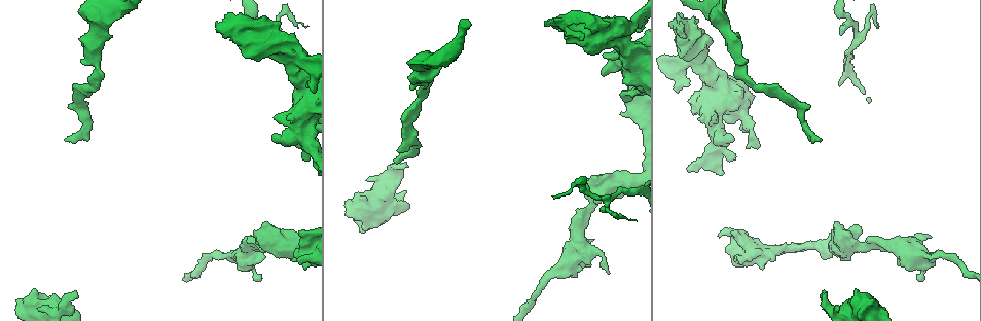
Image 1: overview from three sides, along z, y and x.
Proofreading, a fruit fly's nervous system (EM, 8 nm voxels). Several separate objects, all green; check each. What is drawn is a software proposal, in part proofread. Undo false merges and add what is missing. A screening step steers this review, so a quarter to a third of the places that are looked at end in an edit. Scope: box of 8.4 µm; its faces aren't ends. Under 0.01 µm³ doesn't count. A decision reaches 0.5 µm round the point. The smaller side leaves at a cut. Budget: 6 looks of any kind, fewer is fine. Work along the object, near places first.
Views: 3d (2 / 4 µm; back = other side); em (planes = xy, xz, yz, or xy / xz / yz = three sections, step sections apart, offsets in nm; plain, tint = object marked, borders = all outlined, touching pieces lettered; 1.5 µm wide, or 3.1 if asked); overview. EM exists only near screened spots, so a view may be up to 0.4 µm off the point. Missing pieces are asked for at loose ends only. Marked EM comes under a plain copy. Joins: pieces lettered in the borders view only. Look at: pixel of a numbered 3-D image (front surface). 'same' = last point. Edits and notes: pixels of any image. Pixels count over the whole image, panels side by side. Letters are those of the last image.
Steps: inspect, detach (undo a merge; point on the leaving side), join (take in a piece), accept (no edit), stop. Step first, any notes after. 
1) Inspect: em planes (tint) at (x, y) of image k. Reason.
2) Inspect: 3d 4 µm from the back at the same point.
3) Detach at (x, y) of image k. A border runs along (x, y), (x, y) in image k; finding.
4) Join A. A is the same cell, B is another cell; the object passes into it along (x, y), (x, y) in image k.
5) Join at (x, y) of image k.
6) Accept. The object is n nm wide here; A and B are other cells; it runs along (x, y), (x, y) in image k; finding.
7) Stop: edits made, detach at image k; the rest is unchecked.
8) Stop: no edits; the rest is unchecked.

Inspect: 3d 2 µm at (679, 19) of image 1. Stops while still wide.

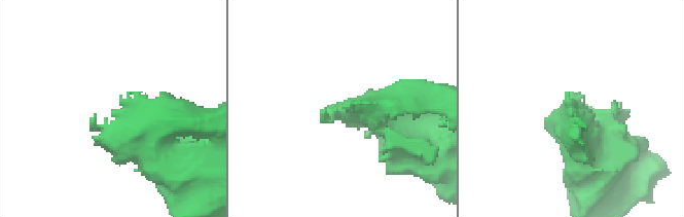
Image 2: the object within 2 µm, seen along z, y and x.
Inspect: em yz step 8 (borders) at (322, 109) of image 2. Shape alone is not enough.

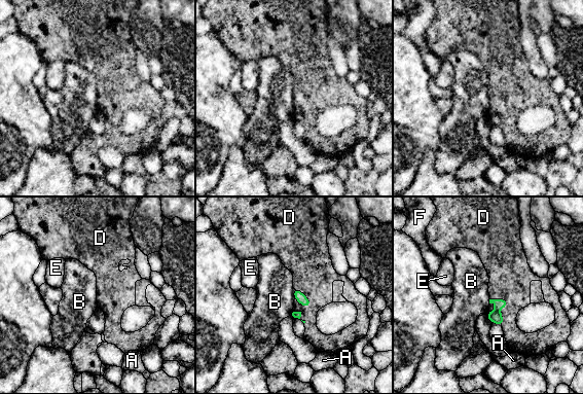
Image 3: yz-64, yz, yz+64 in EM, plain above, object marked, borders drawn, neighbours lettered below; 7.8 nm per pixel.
Join D. The longest contact is with D, 240 nm; D is the same cell, A, B, E and F are other cells; the object passes into it along (495, 317), (506, 307), (510, 276) in image 3; the neuron continues.

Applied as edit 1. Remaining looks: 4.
Inspect: overview. Redraw.

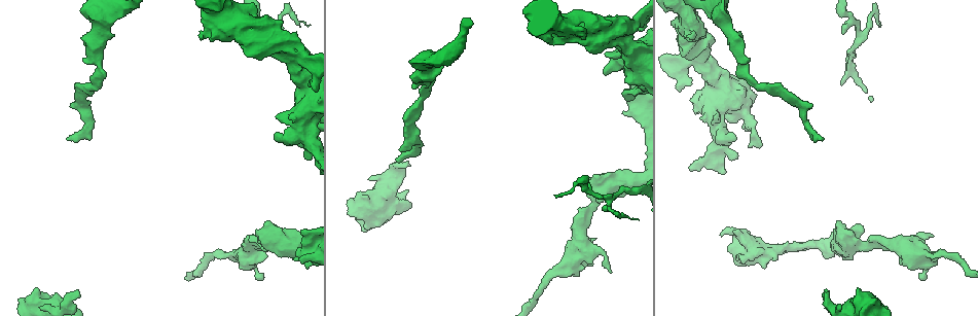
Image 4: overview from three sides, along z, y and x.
Inspect: 3d 4 µm from the back at (78, 291) of image 4.

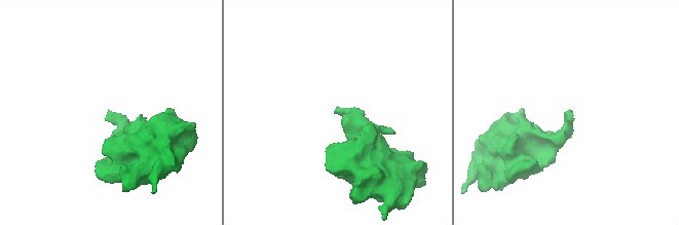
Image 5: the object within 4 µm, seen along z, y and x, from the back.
Inspect: em xy step 8 (borders) at (340, 111) of image 5.

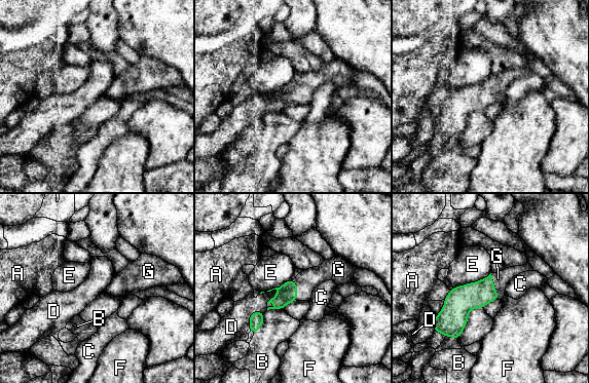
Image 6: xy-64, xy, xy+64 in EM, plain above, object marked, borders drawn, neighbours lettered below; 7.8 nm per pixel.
Join G. G is the same cell, A, B, C, D, E and F are other cells; the object passes into it along (476, 295), (494, 286), (501, 279) in image 6; the neuron continues.

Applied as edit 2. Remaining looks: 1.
Stop: edits made, join at image 3, join at image 6; the rest is unchecked.

